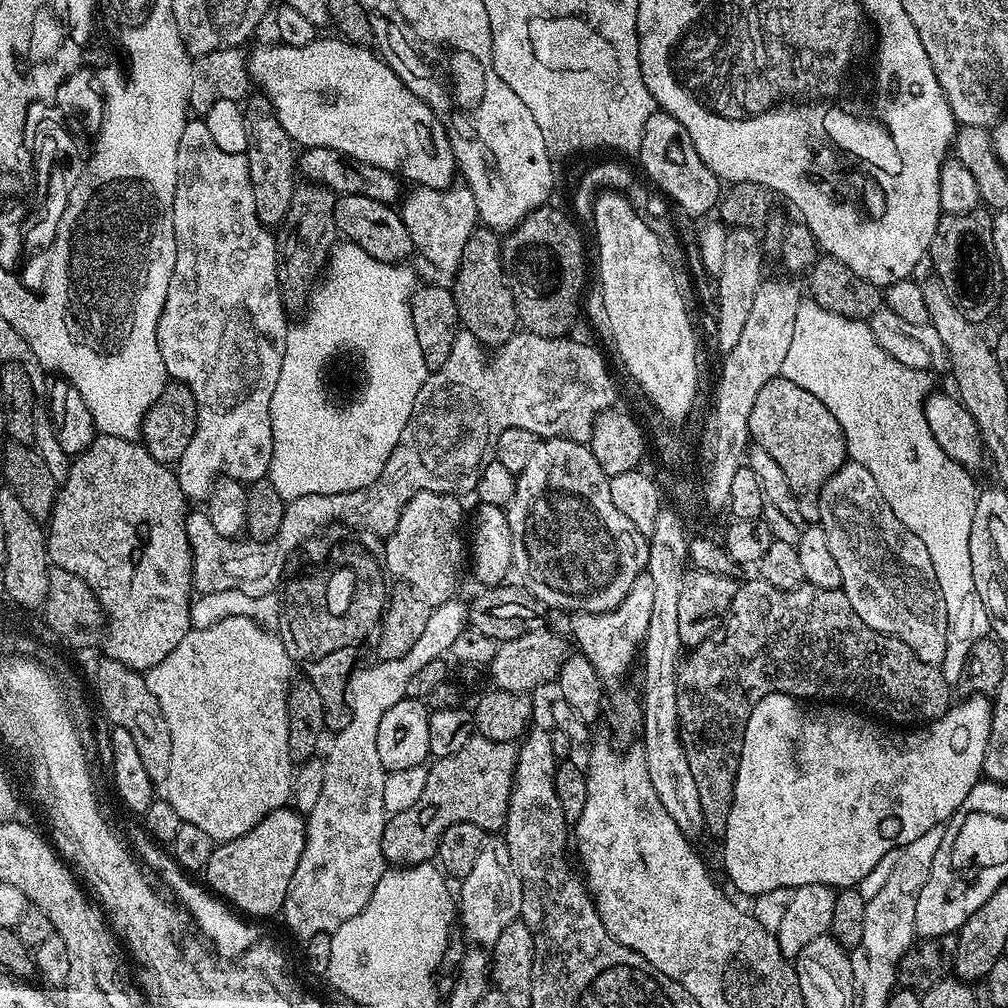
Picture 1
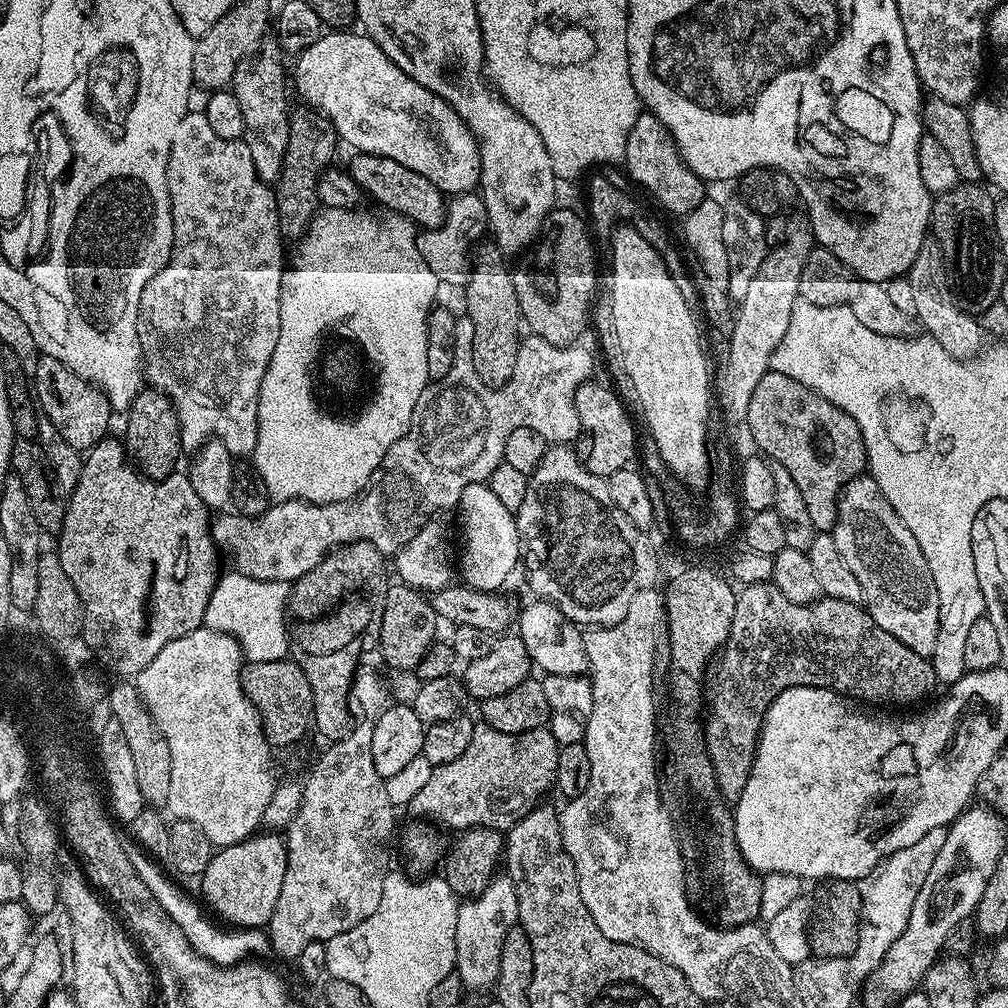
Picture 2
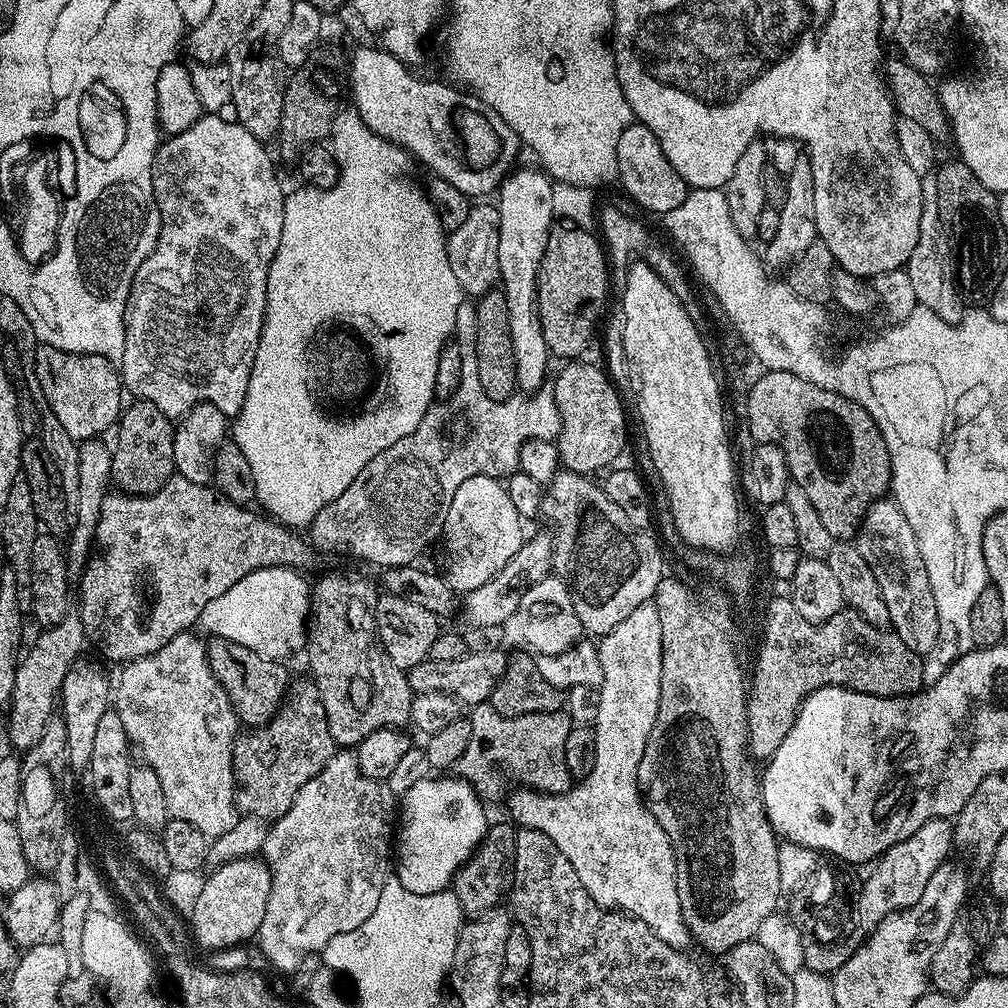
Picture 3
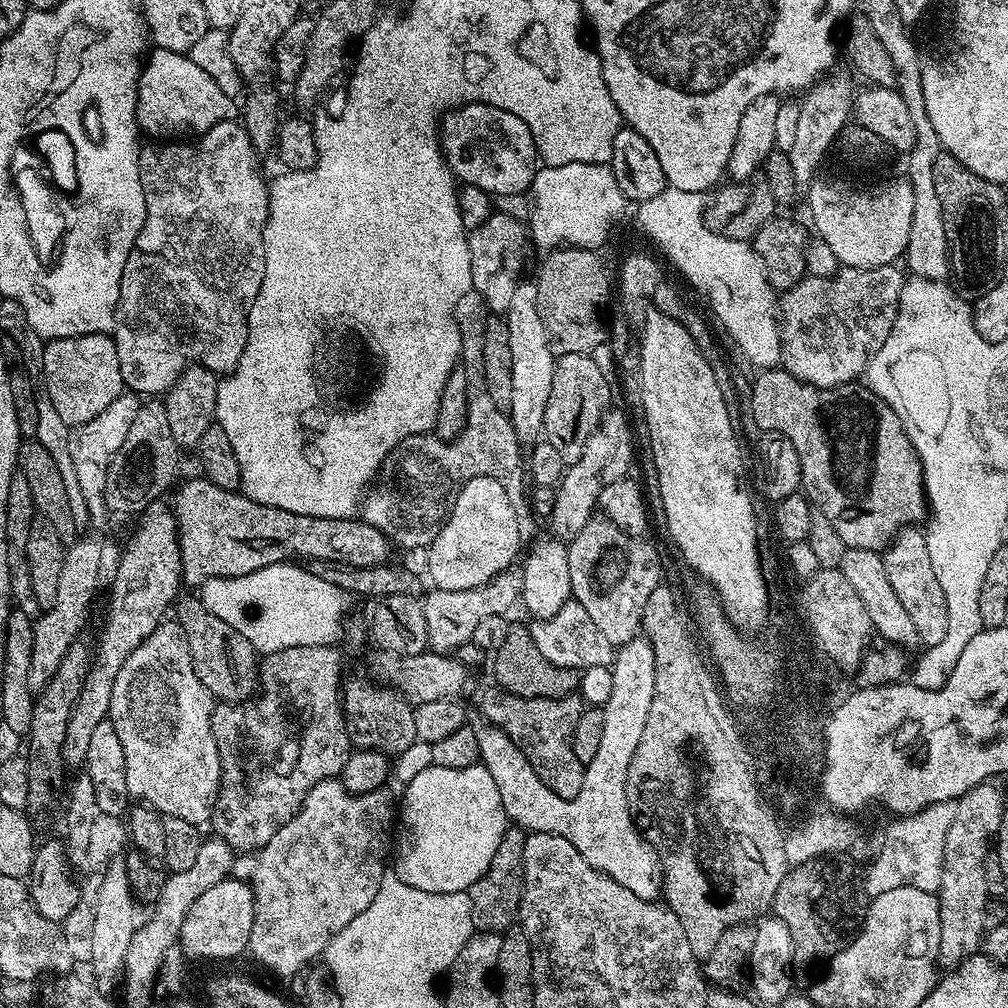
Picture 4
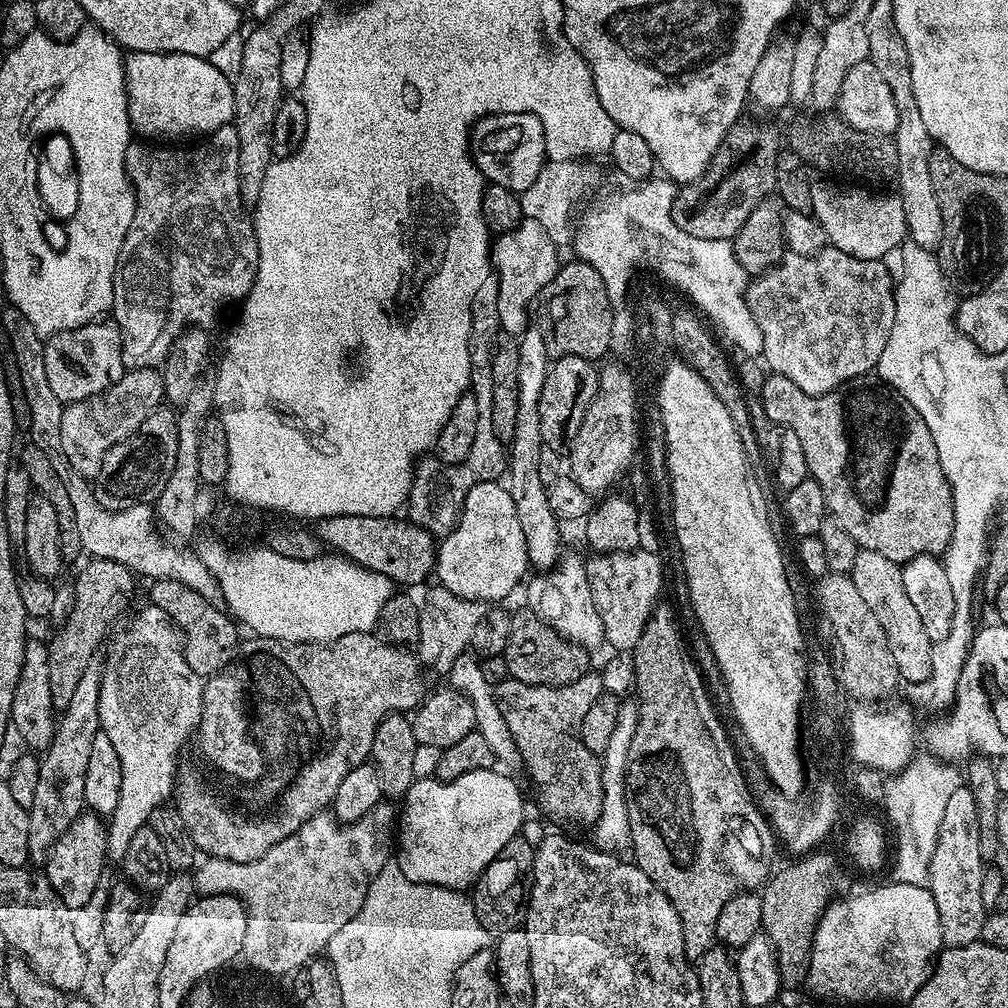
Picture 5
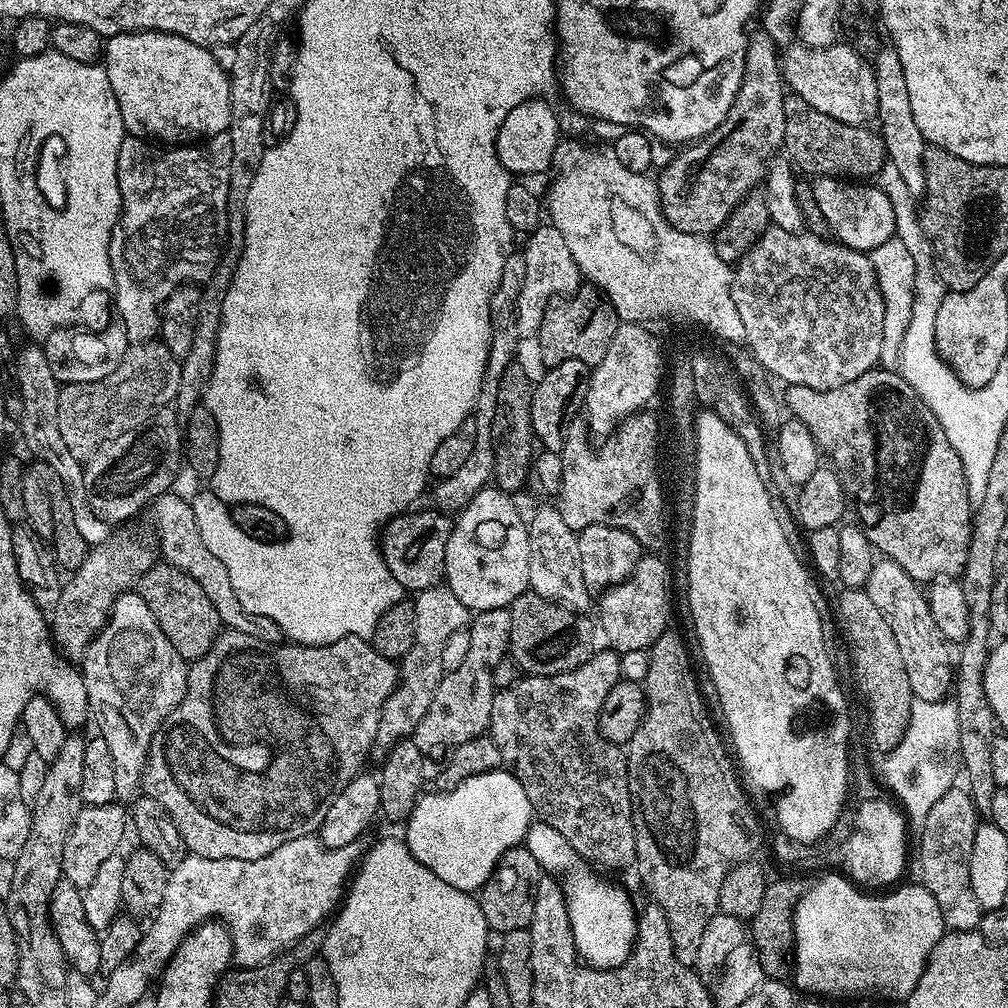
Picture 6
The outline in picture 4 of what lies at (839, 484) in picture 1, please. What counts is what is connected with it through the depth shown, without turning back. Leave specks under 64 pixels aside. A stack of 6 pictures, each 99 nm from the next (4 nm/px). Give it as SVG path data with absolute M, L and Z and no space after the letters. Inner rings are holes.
M919 527L903 528L892 539L889 547L883 549L886 578L890 578L890 586L894 586L894 594L898 594L898 602L906 608L910 622L918 634L920 644L927 646L942 642L946 634L946 600L942 598L942 586L938 586L938 578L934 578L934 566L930 566L930 550L926 550L926 535Z

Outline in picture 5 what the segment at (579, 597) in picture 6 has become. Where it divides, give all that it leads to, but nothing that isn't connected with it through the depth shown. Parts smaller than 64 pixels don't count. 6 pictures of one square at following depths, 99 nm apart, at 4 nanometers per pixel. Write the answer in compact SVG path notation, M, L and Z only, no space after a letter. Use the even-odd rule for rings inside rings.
M565 551L558 563L547 574L540 574L537 580L529 579L527 607L545 620L558 635L579 648L595 650L605 643L602 618L594 606L590 594L590 582L586 578L586 560L576 552Z

